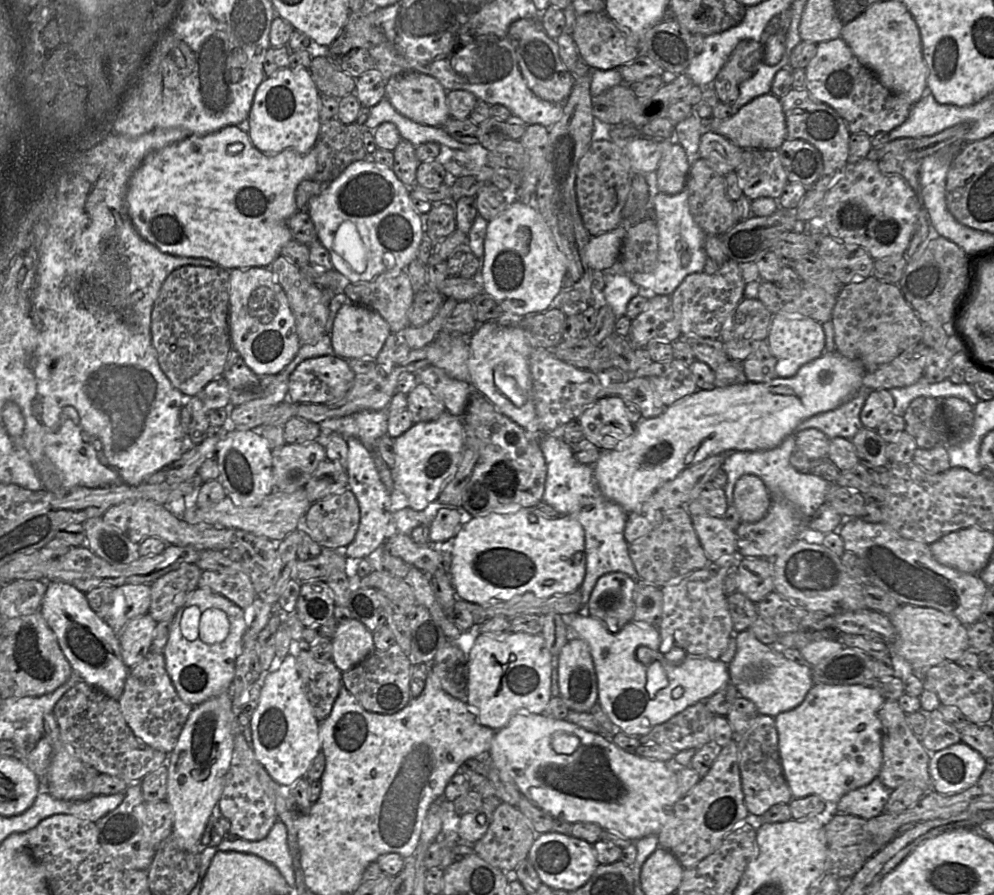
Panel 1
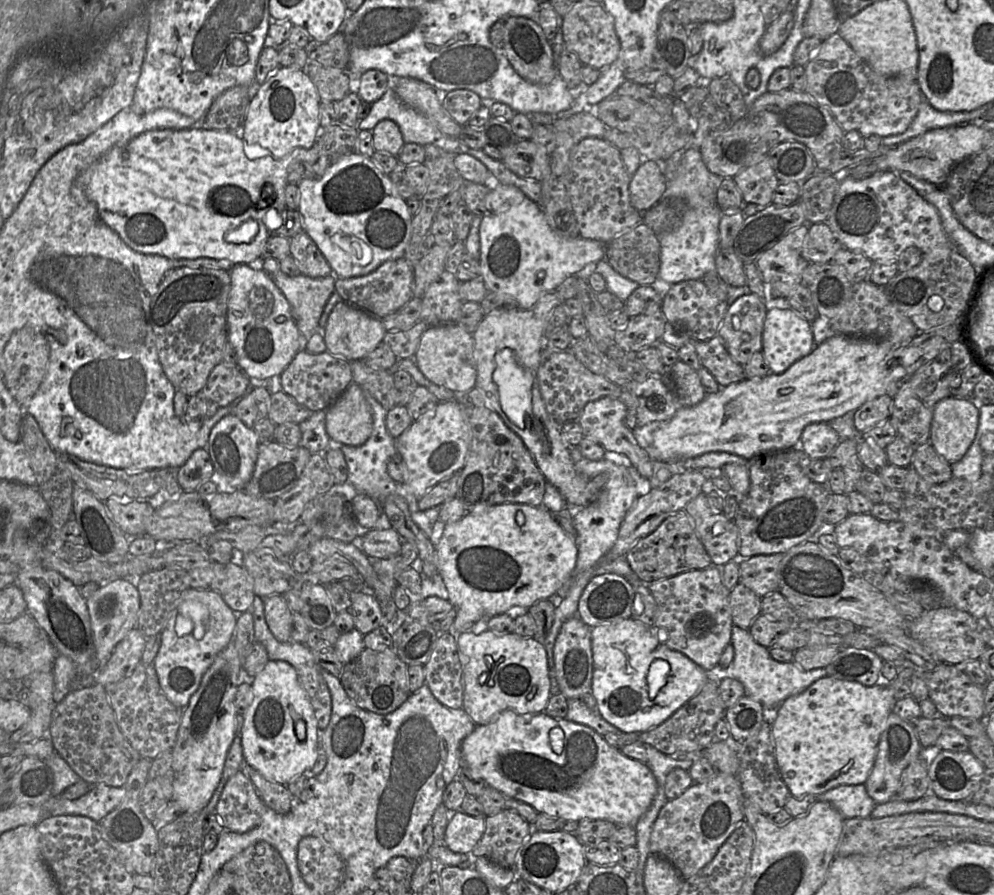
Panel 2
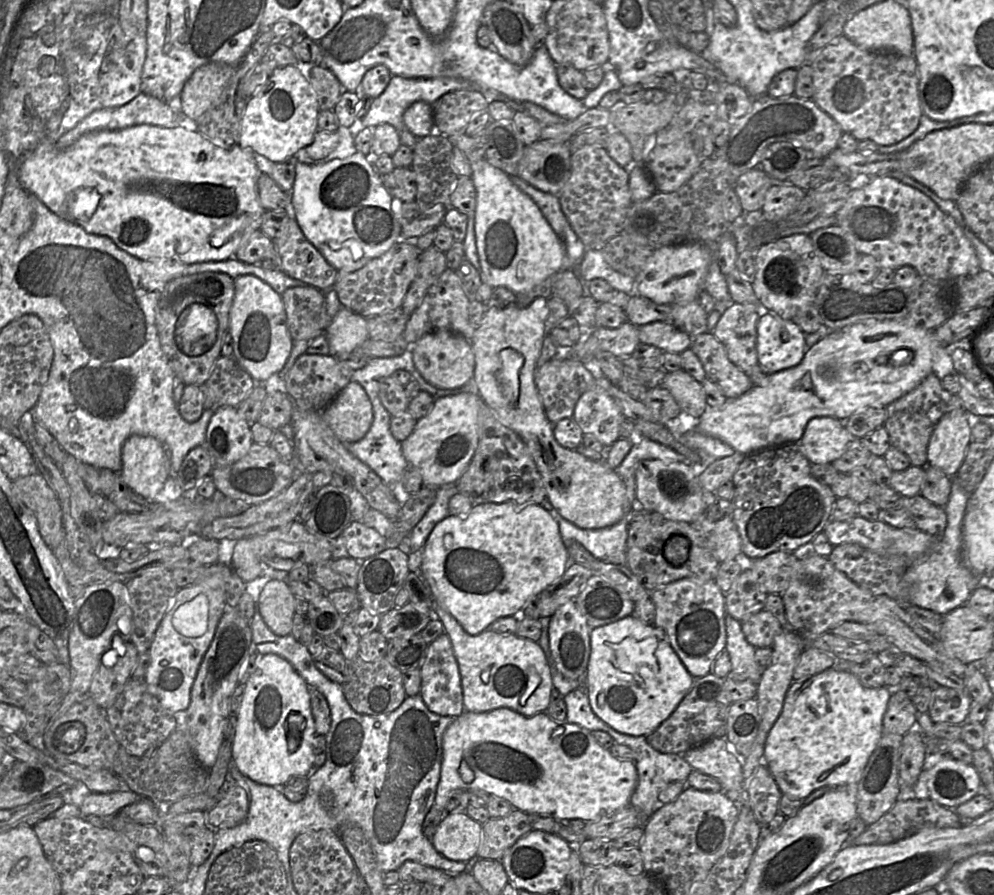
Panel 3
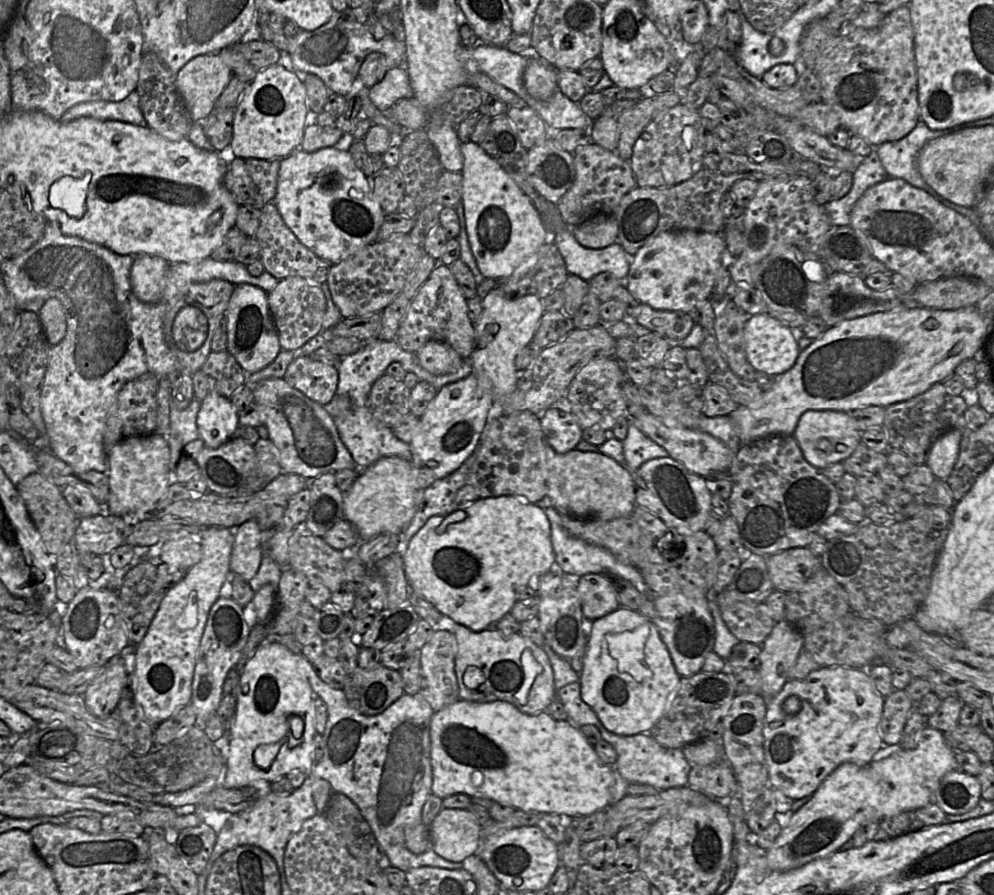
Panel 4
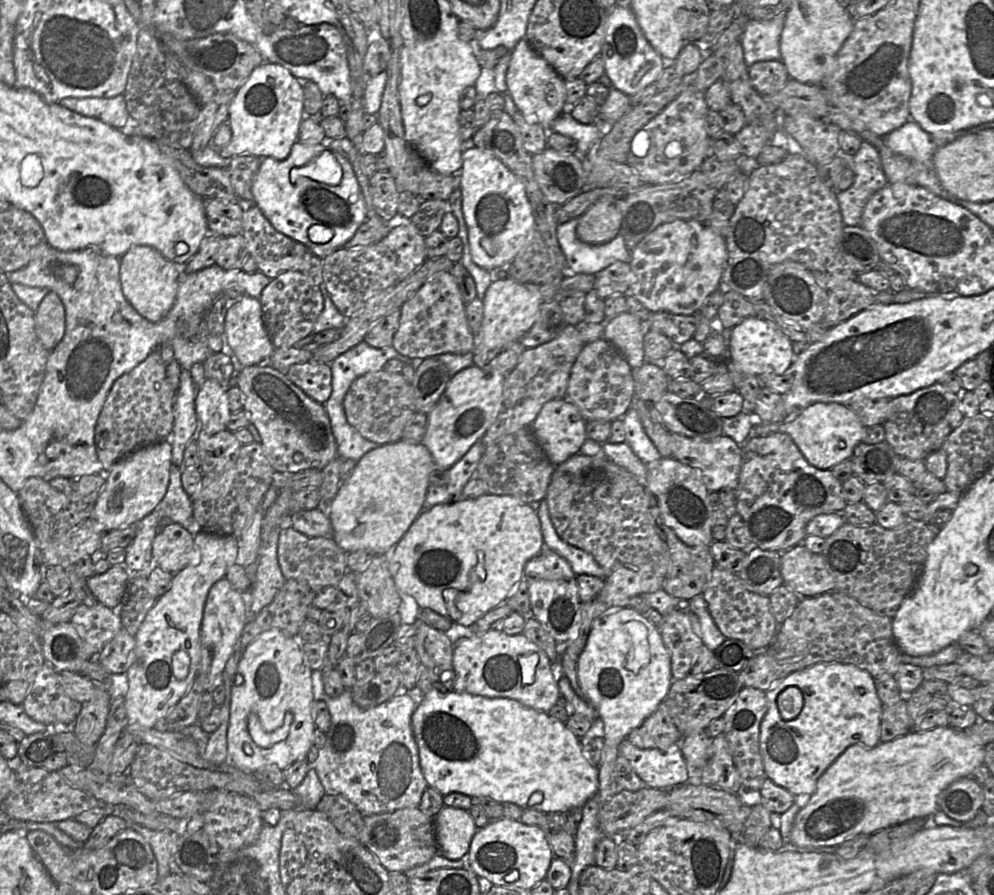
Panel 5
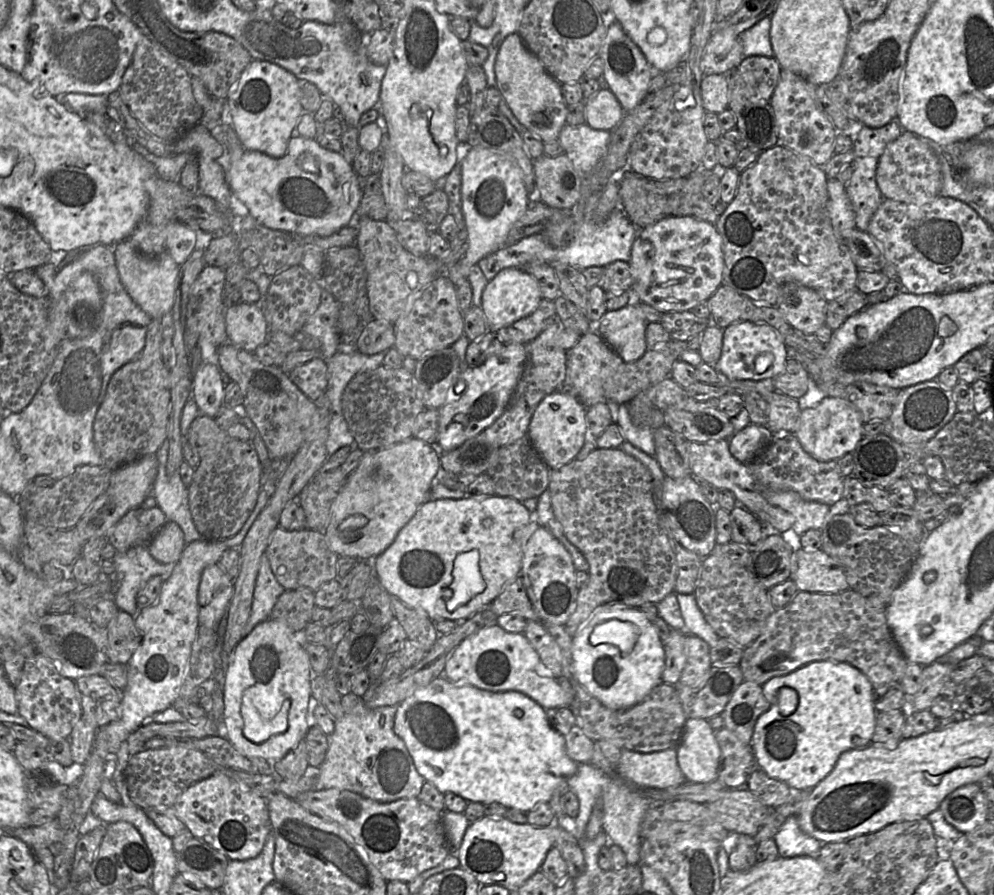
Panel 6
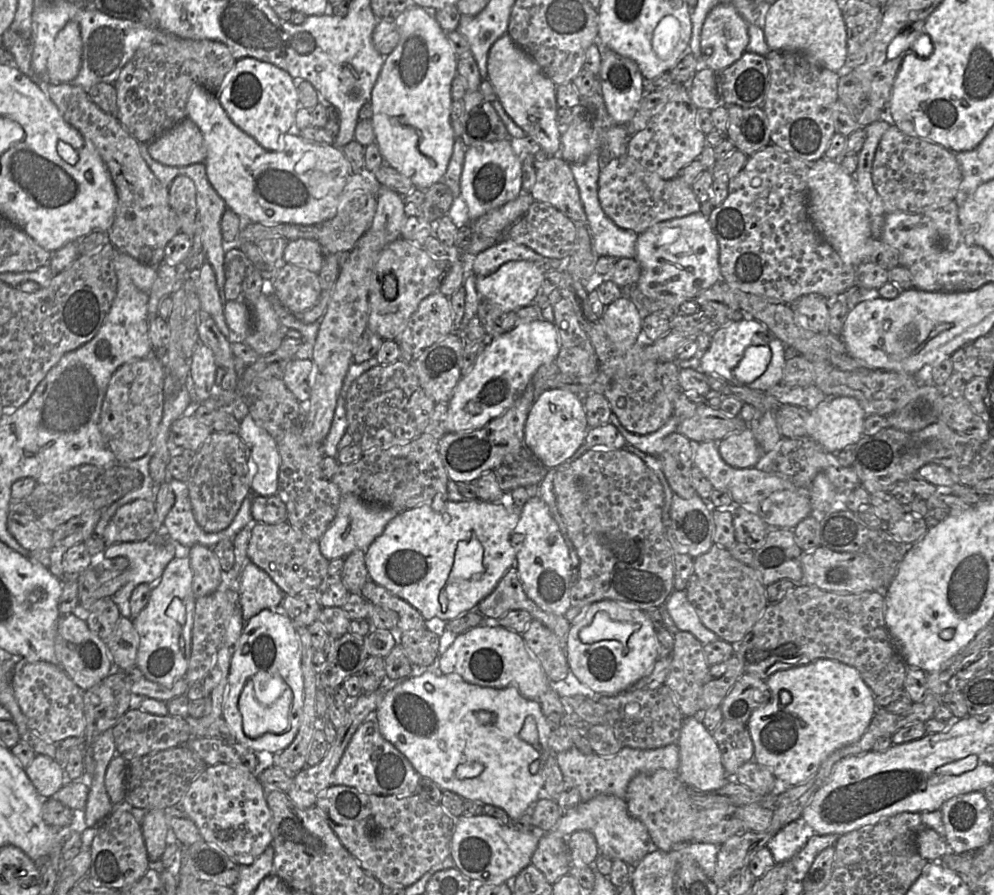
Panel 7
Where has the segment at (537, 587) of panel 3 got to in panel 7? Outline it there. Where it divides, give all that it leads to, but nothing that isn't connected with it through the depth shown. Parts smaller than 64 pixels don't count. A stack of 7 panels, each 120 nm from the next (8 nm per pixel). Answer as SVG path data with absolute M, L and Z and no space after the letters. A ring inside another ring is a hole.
M433 498L432 505L423 504L399 512L399 514L388 523L383 533L378 536L365 551L365 563L369 580L408 602L412 607L418 610L425 621L427 621L428 630L435 632L440 636L440 631L446 630L439 624L447 623L458 618L462 614L476 610L478 603L493 591L502 576L513 566L517 551L524 541L524 536L522 534L514 532L514 529L519 522L519 518L520 509L509 511L501 502L491 503L480 499L464 500L461 502L447 500L445 502L441 501L441 498Z

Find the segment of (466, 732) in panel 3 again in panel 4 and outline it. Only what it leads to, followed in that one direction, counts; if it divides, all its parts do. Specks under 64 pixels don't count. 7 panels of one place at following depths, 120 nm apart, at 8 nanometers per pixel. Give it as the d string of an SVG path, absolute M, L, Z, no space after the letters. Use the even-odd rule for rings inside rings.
M457 700L443 709L434 712L430 720L430 758L432 767L432 786L434 795L441 799L454 794L467 794L468 796L482 796L495 802L511 806L524 812L540 812L548 814L565 814L567 816L588 816L598 810L610 806L613 800L613 769L605 764L597 755L594 746L579 732L578 727L569 720L556 720L547 712L526 714L513 704L506 701L493 701L487 703Z

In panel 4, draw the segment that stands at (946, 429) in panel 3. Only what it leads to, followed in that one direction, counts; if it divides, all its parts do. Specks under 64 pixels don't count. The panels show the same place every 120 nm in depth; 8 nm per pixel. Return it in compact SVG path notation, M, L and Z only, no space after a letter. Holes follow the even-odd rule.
M951 430L940 436L931 445L925 464L936 479L946 480L951 474L959 455L962 430Z

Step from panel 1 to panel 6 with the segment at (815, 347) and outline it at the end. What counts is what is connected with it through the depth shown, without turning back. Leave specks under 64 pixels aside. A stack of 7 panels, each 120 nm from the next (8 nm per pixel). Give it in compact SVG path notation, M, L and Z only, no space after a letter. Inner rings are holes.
M737 322L723 329L722 352L716 370L734 380L773 379L785 371L787 346L779 332L766 323Z

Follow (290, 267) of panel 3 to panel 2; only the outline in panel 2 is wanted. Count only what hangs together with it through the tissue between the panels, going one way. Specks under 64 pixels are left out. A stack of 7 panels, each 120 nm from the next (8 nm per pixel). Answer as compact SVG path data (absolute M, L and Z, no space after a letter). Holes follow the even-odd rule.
M305 231L288 239L290 255L294 258L302 275L310 278L321 278L333 274L326 258Z

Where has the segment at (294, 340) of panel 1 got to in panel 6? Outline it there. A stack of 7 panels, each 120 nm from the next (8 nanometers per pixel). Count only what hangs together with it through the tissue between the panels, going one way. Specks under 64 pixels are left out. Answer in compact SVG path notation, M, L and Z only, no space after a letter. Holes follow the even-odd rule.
M234 303L225 309L224 319L228 339L235 346L252 353L267 342L268 324L257 303Z

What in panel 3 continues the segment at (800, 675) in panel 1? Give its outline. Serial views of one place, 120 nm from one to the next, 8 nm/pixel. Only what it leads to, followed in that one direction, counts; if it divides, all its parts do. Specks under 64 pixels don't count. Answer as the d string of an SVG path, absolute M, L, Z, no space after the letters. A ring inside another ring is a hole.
M726 614L726 646L732 671L745 675L748 679L757 682L760 680L765 667L755 660L756 648L746 640L741 622Z

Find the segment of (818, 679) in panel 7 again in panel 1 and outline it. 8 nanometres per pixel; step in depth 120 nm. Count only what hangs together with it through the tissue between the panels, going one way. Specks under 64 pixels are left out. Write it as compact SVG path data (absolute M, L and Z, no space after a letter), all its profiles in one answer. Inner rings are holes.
M814 684L799 706L774 718L781 766L793 798L818 795L835 806L845 794L878 777L883 761L879 710L884 702L874 687Z

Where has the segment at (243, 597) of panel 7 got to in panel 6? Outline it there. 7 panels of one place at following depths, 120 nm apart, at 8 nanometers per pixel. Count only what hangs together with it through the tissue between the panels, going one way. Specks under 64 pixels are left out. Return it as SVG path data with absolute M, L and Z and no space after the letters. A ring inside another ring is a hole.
M264 553L260 560L259 571L255 583L250 617L242 633L247 636L254 627L269 619L278 597L285 591L272 572L270 562Z

